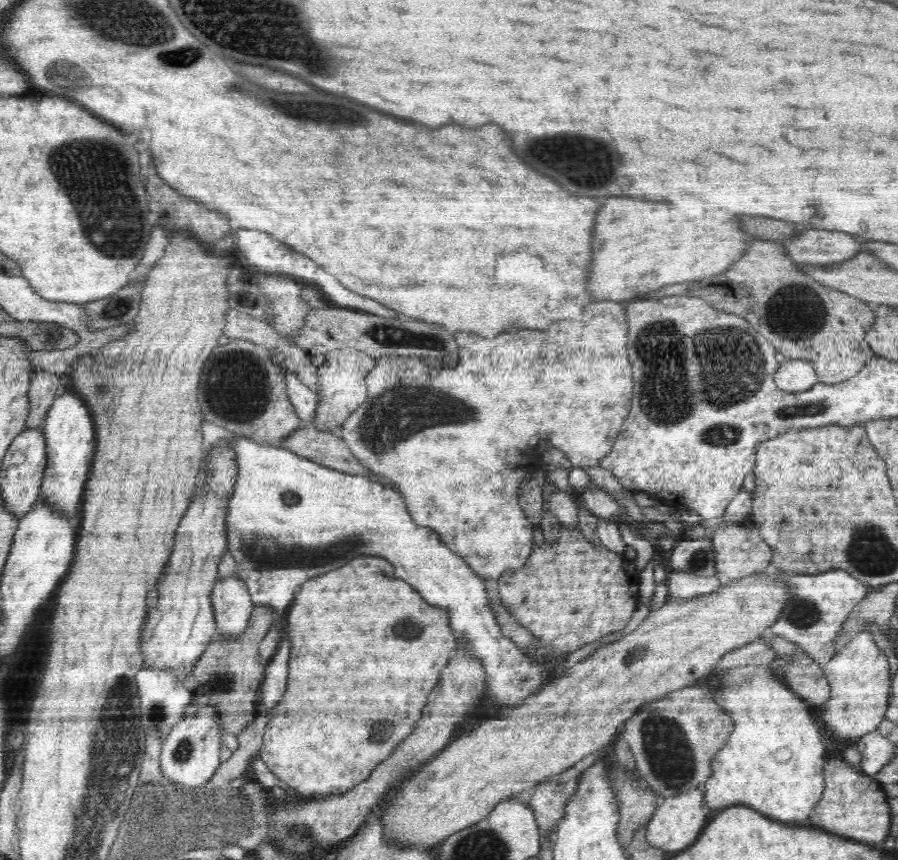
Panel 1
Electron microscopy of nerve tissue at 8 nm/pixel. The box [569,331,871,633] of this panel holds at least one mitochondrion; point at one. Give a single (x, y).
(804, 612)

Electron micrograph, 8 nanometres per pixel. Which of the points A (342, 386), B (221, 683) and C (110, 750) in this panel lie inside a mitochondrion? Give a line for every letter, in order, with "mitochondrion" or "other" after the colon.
A: other
B: mitochondrion
C: mitochondrion

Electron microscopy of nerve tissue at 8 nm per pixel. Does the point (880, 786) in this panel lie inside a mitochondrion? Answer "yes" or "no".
no

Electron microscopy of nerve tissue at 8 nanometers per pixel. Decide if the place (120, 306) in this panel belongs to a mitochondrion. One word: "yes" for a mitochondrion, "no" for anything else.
yes

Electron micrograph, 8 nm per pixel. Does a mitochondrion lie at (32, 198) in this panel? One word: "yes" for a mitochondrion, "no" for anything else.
no

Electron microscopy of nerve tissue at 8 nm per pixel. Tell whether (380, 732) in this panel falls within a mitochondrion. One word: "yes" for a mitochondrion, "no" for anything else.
yes

